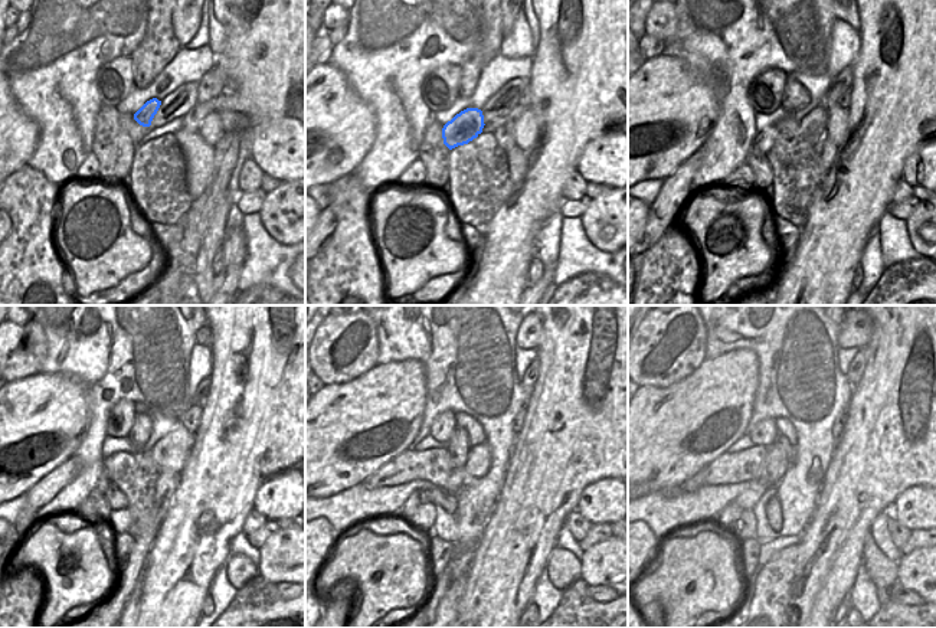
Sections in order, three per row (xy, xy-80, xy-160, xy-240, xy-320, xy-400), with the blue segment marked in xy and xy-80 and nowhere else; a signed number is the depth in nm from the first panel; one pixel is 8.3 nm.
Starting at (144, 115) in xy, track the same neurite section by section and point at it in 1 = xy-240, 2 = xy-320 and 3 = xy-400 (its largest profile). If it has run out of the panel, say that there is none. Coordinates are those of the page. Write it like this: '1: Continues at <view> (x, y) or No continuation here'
1: Continues at xy-240 (101, 487)
2: Continues at xy-320 (418, 497)
3: Continues at xy-400 (732, 512)

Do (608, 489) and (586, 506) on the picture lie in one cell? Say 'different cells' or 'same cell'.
same cell

